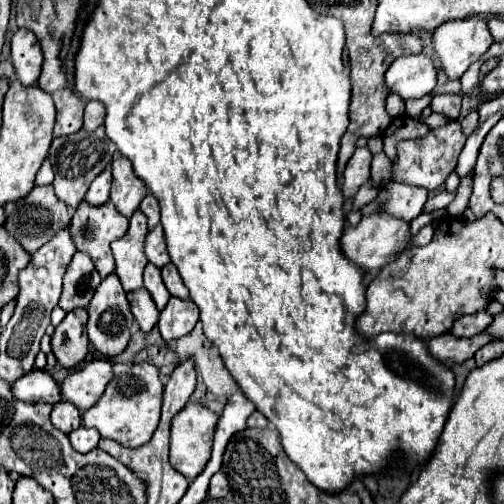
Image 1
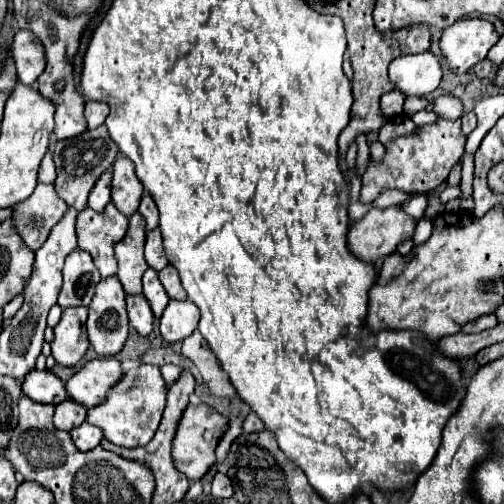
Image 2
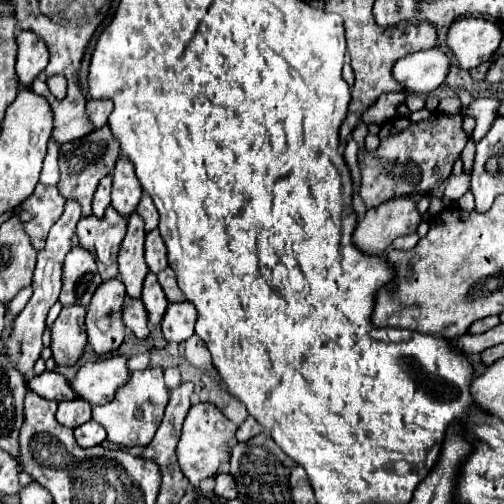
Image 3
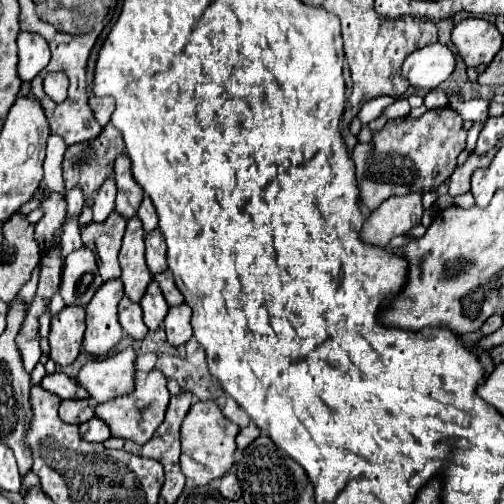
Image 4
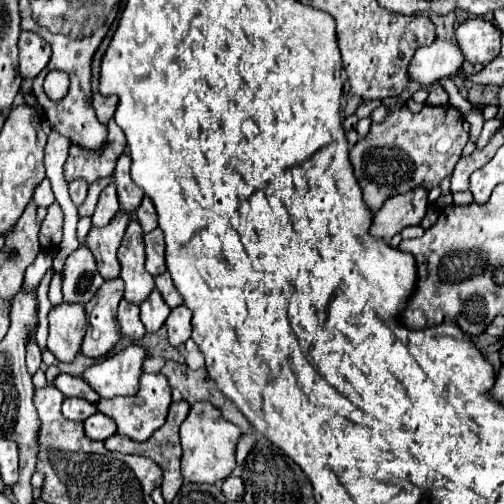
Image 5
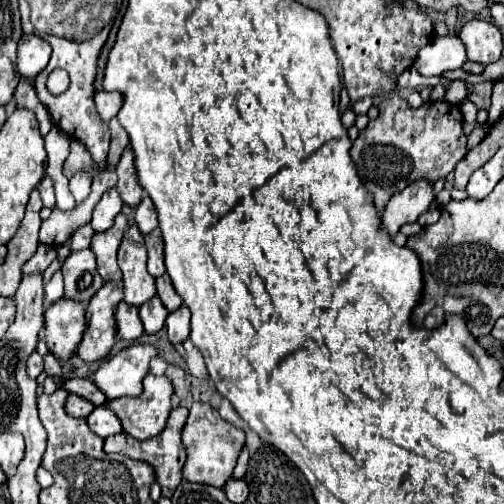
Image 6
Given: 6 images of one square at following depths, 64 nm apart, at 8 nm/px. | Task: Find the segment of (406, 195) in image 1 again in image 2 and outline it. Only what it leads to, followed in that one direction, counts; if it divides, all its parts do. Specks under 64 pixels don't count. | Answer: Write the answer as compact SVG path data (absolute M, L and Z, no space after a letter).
M416 194L414 198L402 202L402 208L406 214L410 214L412 218L420 220L424 216L424 210L426 210L426 196L424 194Z

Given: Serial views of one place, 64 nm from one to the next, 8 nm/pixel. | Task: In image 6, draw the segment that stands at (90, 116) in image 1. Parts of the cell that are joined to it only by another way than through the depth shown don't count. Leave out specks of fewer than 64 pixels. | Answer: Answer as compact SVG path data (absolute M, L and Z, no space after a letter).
M96 92L96 108L104 122L110 122L120 112L122 102L124 98L120 96L120 92Z

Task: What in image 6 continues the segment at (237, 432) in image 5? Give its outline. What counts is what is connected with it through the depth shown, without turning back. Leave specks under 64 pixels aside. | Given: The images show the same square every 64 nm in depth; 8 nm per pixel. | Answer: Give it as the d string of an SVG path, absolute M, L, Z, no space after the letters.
M194 402L190 416L188 416L188 422L182 430L182 442L188 452L188 458L184 464L184 478L188 482L212 484L212 486L222 488L228 482L228 478L232 476L236 460L246 444L246 436L234 424L222 420L220 414L210 404Z

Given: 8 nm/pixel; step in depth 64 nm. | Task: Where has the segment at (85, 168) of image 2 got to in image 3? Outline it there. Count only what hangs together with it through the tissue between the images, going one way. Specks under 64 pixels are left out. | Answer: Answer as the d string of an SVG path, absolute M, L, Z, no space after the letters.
M102 126L98 130L94 130L92 134L62 144L60 148L60 172L62 178L58 182L58 190L64 198L76 198L82 206L82 216L90 216L92 214L92 196L96 192L98 182L112 172L116 158L120 156L120 142L112 136L108 126Z

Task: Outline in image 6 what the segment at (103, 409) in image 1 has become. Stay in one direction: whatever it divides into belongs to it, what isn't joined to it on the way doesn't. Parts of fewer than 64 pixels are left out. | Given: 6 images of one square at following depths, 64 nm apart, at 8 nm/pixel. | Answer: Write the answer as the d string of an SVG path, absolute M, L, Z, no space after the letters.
M166 376L144 378L144 392L136 398L118 398L106 402L122 422L126 434L136 440L148 440L160 434L172 410L172 382Z

